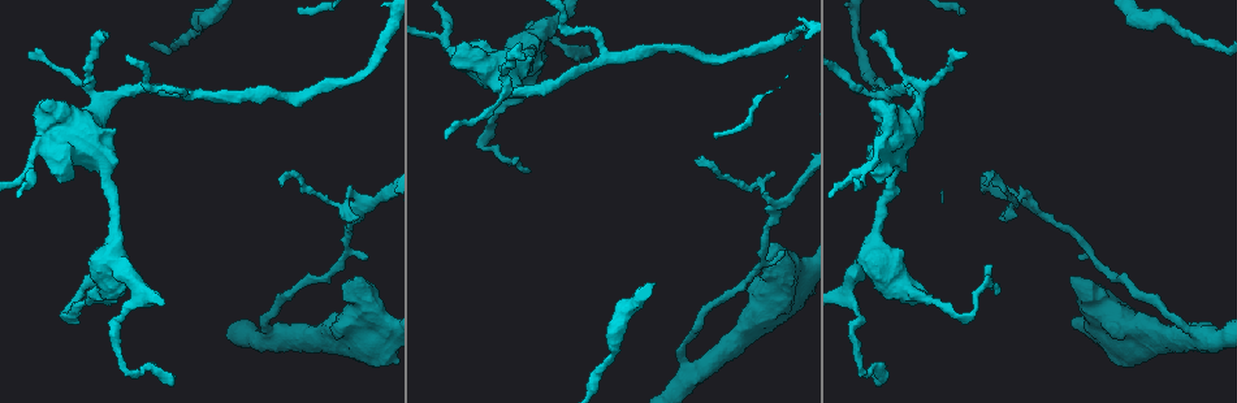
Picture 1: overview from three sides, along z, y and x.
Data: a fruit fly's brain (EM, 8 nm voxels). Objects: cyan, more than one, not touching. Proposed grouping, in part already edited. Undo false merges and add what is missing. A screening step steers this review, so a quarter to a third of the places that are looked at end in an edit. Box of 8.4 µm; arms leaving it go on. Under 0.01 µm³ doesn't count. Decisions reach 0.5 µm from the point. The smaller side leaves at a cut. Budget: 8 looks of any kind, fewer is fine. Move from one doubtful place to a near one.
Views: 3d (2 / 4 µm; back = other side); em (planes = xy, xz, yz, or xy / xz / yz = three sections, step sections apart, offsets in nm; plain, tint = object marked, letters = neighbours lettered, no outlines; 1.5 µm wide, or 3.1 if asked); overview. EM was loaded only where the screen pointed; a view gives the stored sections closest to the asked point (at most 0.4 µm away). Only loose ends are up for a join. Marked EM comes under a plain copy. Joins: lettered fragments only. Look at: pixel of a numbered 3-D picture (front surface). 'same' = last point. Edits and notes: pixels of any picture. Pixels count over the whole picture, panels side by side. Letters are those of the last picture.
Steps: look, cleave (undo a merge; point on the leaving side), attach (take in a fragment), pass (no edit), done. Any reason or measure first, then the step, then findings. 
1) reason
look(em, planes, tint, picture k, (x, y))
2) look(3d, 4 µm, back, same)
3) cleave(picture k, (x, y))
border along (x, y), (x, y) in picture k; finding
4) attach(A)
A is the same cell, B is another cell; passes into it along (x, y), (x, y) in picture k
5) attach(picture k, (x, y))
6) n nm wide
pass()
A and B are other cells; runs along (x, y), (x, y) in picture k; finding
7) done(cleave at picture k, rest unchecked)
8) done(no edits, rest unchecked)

thin end
look(em, planes, letters, picture 1, (283, 186))

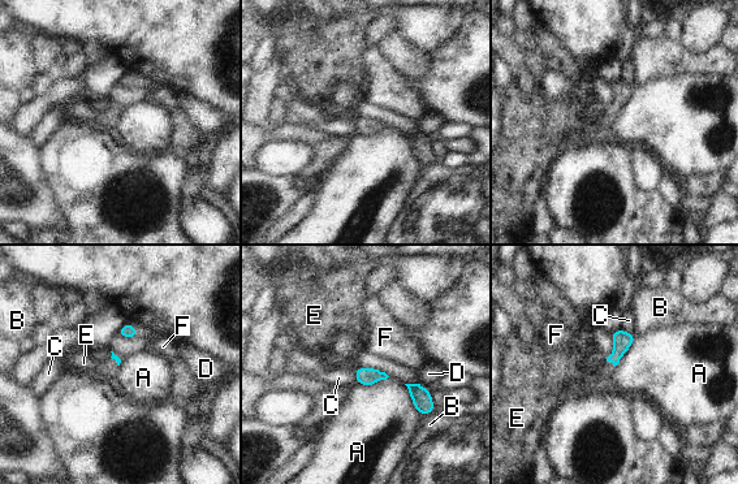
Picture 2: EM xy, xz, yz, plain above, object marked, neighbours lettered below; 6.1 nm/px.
A touches over 220 nm
attach(E)
E is the same cell, A, B, C, D and F are other cells; passes into it along (622, 340), (611, 362), (570, 363) in picture 2; it goes on there

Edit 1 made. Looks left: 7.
free end
look(3d, 4 µm, picture 1, (1000, 217))

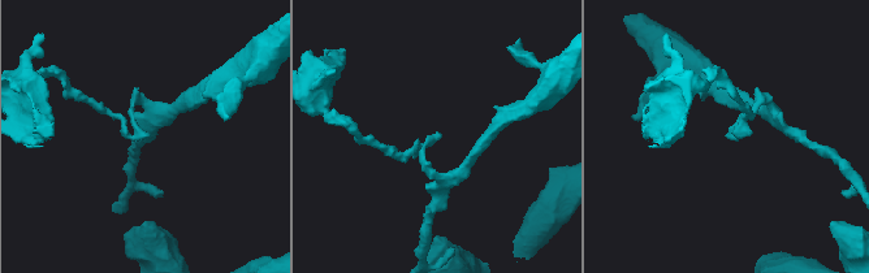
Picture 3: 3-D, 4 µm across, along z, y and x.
look(em, yz, step 4, tint, picture 3, (440, 134))

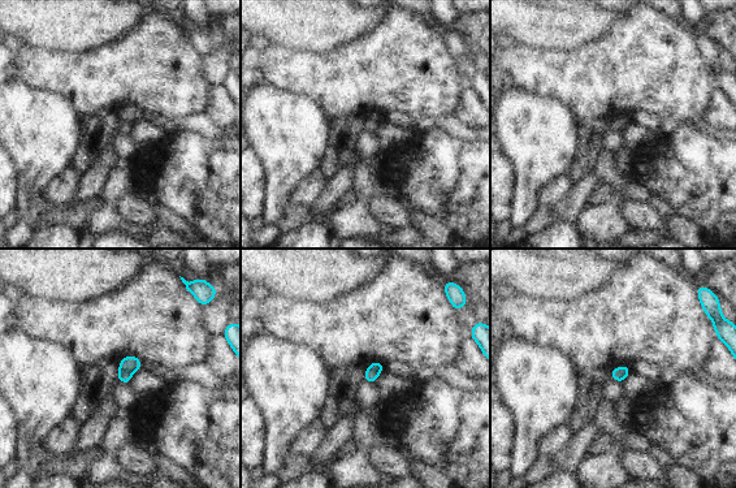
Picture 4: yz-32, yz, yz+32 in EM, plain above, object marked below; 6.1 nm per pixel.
see the neighbours
look(em, yz, step 4, letters, same)

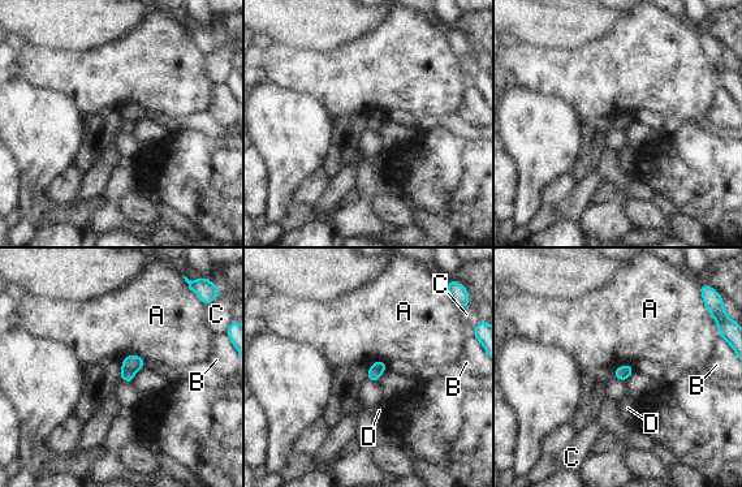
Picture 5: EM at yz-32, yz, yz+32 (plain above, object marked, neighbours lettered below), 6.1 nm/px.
90 nm wide
cleave(picture 5, (374, 375))
A, B, C and D are other cells; border along (370, 366), (383, 370) in picture 5; a second neuron is stuck on

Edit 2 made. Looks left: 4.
look(overview)

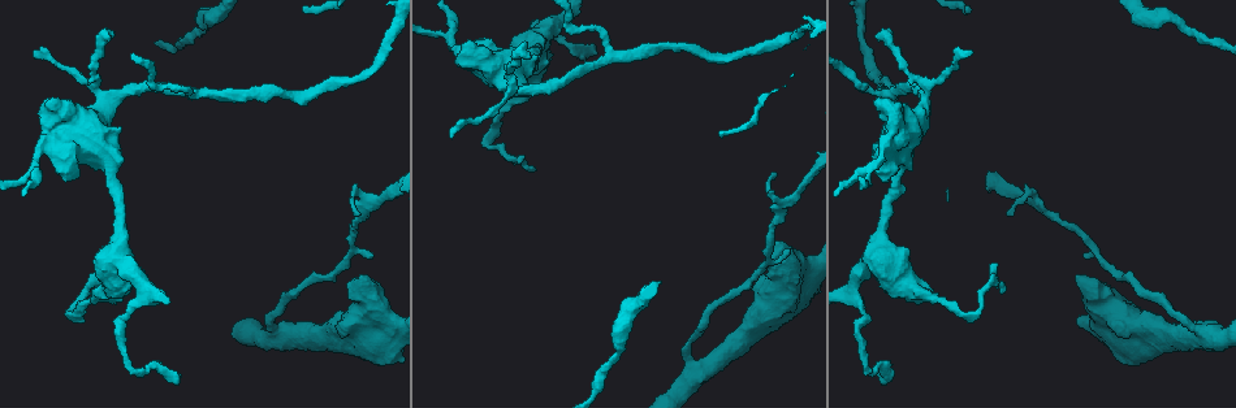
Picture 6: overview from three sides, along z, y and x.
sharp bend
look(3d, 4 µm, picture 6, (487, 137))

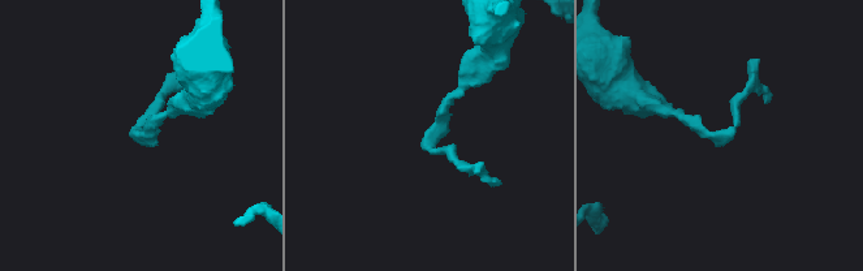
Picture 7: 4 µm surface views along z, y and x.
look(em, xz, step 8, tint, picture 7, (137, 134))

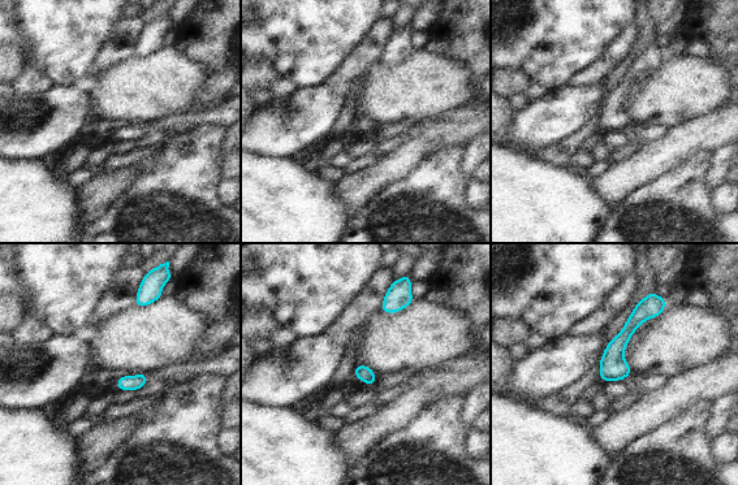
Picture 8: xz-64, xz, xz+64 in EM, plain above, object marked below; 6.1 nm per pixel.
look(em, planes, letters, same)

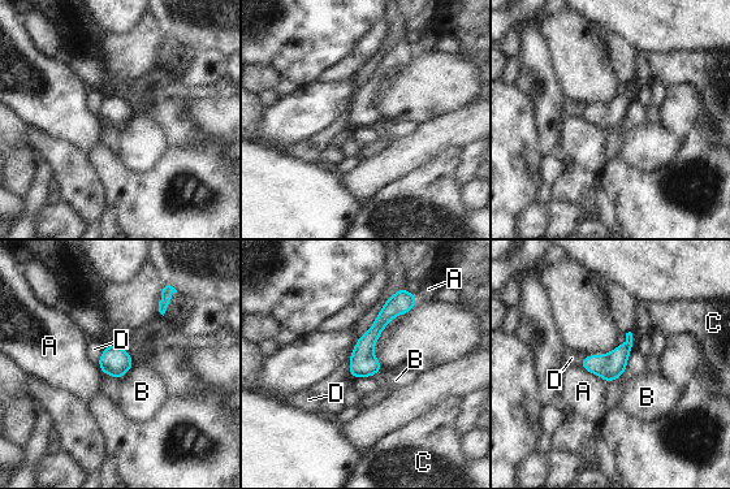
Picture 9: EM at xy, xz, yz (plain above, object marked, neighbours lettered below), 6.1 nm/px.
D touches over 650 nm
pass()
A, B, C and D are other cells; border along (579, 367), (600, 376), (608, 383) in picture 9; all the same neuron

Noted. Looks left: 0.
done(attach at picture 2, cleave at picture 5, rest unchecked)

